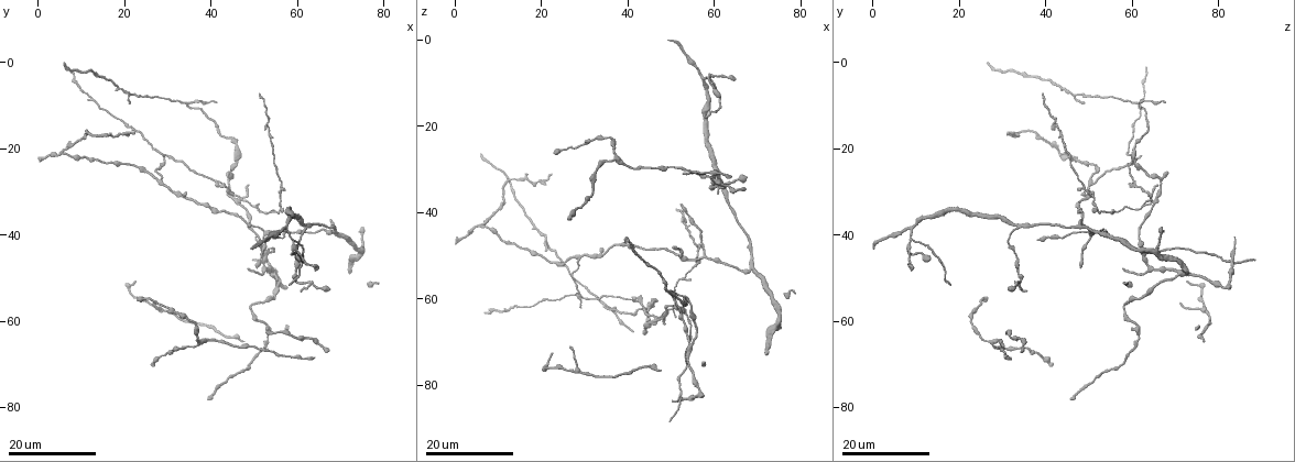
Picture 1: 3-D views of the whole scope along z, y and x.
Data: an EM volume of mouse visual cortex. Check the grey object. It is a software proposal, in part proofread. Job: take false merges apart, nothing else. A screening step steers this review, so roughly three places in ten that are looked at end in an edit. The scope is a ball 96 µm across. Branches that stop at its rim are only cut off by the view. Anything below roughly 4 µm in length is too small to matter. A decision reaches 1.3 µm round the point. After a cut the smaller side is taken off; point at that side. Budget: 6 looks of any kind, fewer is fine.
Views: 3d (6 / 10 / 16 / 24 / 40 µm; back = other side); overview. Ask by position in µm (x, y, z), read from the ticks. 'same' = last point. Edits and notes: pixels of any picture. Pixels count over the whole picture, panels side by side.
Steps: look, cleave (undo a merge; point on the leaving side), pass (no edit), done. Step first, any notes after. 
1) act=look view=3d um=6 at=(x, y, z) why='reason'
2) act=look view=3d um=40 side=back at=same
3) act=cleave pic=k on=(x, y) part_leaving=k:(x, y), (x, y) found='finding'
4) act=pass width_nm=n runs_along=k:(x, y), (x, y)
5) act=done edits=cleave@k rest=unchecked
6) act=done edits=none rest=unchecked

act=look view=3d um=24 at=(47.0, 33.0, 65.5) why='arms part here'

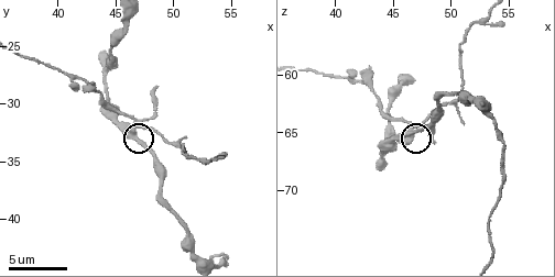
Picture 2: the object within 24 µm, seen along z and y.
act=look view=3d um=10 at=(46.6, 32.8, 65.2)

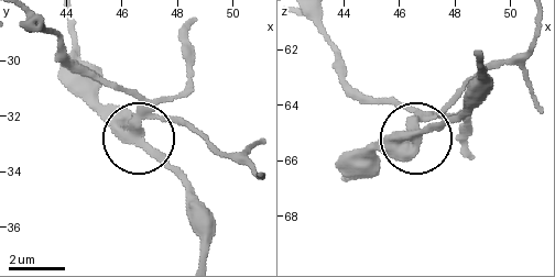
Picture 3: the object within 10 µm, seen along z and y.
act=cleave pic=3 on=(143, 107) side_arm_um=88 part_leaving=3:(396, 137), (413, 112), (366, 98), (323, 26), (309, 18) found='two cells meet here'

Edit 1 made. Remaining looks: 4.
act=look view=3d um=16 at=(28.0, 57.0, 77.0) why='three-way junction'

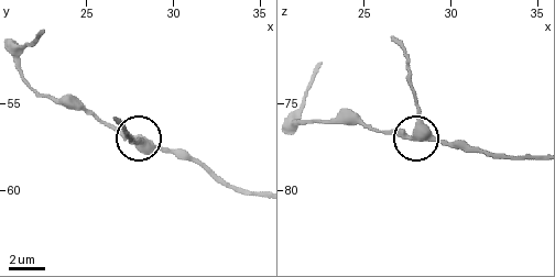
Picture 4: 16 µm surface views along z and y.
act=look view=3d um=10 at=same

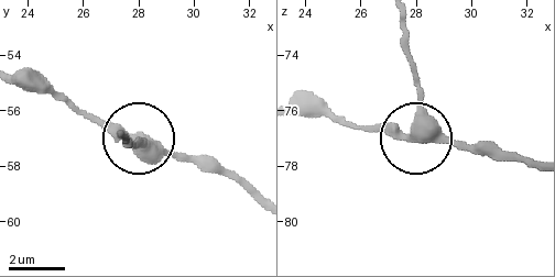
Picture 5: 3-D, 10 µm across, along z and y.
act=pass arms=3 runs_along=5:(534, 168), (415, 137), (421, 82), (413, 57) found='one cell here'

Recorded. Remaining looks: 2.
act=look view=3d um=24 at=(28.5, 28.0, 50.5) why='two arms at a narrow angle'

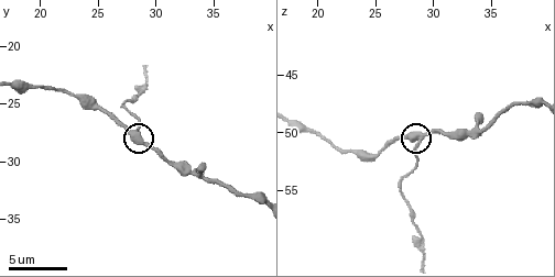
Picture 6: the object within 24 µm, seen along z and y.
act=look view=3d um=10 at=same why='zoom in'

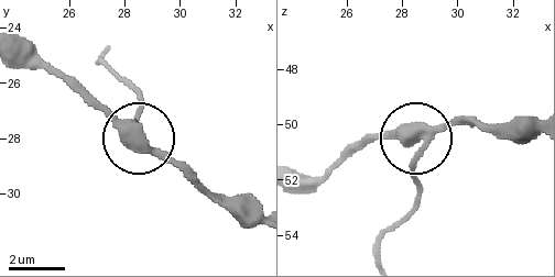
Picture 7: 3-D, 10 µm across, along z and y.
act=pass arms=4 runs_along=7:(534, 122), (449, 122), (421, 131), (413, 143), (421, 198) found='continuous, no second cell'

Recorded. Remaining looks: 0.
act=done edits=cleave@3 rest=unchecked

